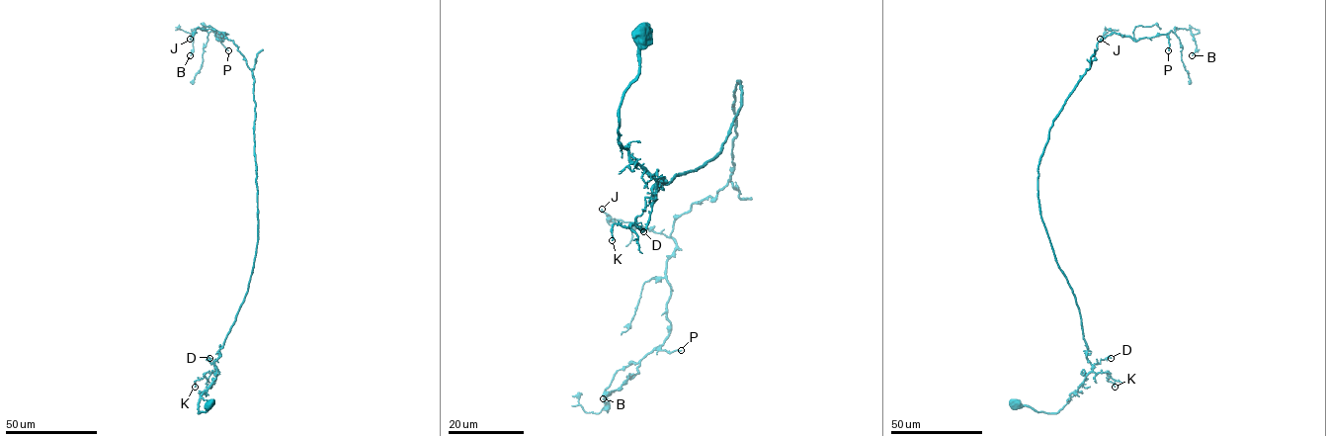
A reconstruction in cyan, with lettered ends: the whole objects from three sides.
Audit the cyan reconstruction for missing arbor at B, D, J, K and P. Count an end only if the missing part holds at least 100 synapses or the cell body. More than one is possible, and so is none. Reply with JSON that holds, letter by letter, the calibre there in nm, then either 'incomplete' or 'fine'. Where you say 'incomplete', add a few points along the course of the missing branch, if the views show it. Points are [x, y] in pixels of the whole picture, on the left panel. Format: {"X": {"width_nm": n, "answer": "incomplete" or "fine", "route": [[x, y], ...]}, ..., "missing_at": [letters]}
{"B": {"width_nm": 130, "answer": "fine"}, "D": {"width_nm": 190, "answer": "fine"}, "J": {"width_nm": 170, "answer": "fine"}, "K": {"width_nm": 160, "answer": "fine"}, "P": {"width_nm": 160, "answer": "fine"}, "missing_at": []}

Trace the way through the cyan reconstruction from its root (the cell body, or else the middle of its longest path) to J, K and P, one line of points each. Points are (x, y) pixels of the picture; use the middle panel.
J: (644, 33), (619, 142), (653, 193), (721, 149), (740, 82), (733, 169), (668, 236), (602, 209)
K: (644, 33), (640, 71), (620, 108), (619, 142), (655, 181), (656, 199), (645, 228), (614, 224), (612, 240)
P: (644, 33), (619, 142), (653, 193), (721, 149), (741, 85), (730, 179), (670, 235), (655, 349), (681, 350)

